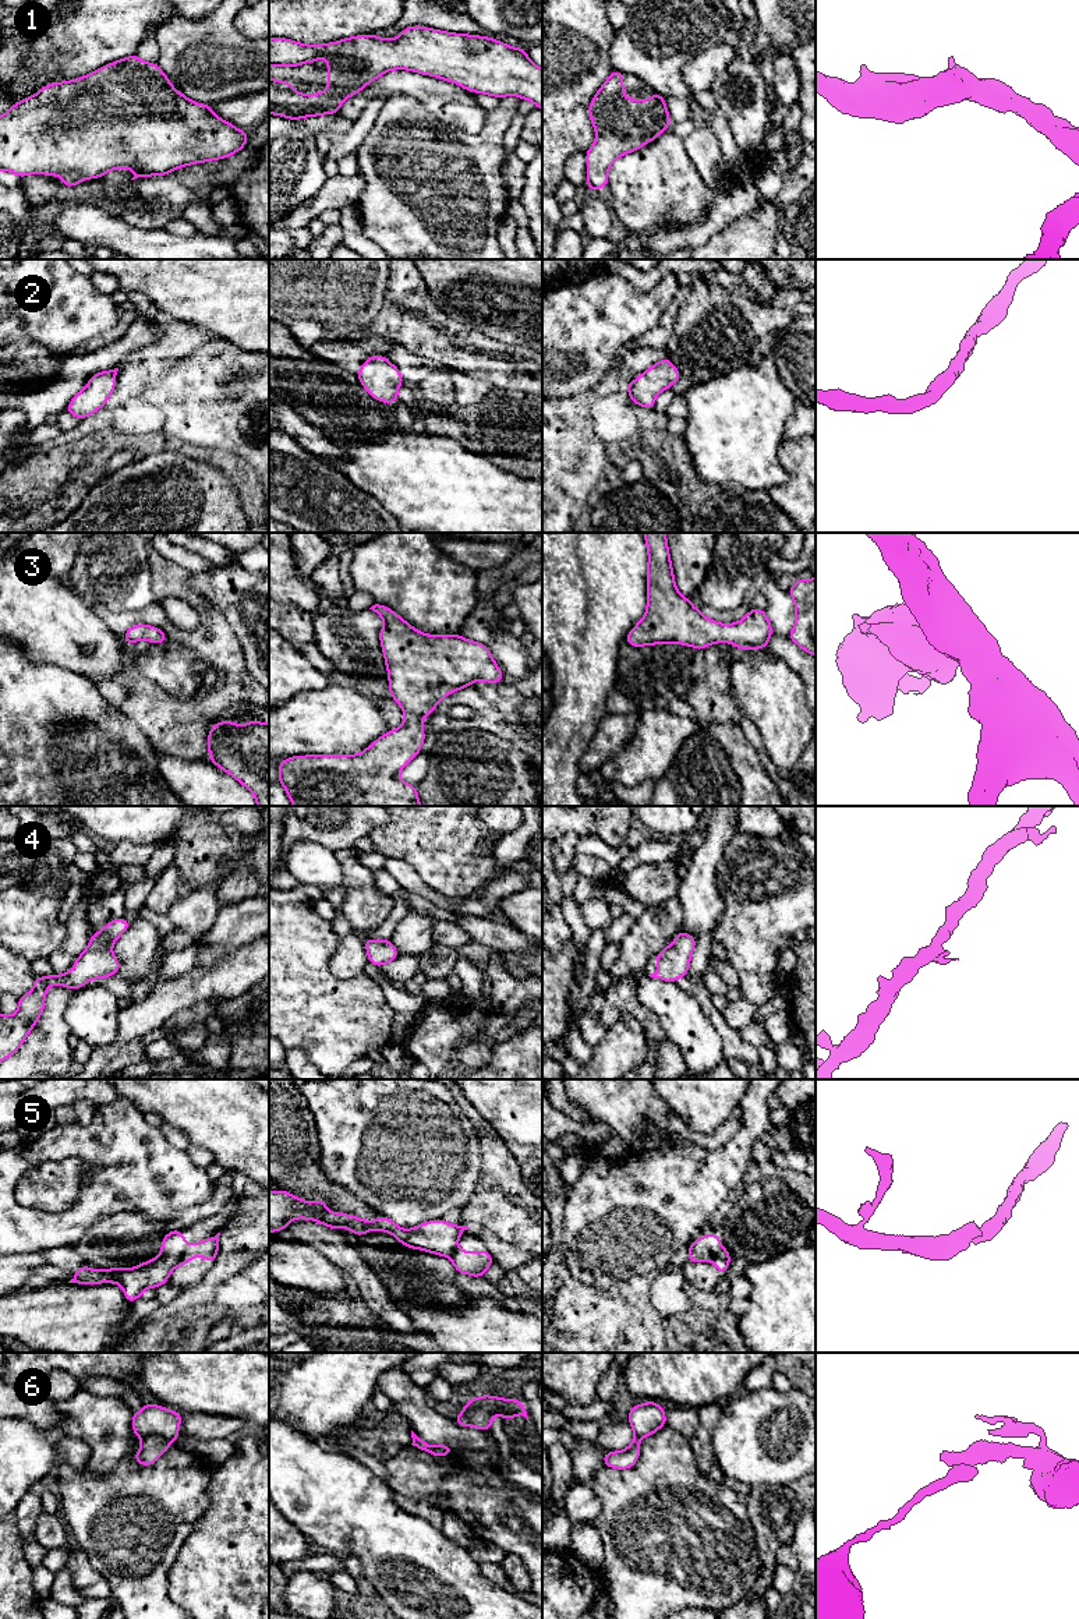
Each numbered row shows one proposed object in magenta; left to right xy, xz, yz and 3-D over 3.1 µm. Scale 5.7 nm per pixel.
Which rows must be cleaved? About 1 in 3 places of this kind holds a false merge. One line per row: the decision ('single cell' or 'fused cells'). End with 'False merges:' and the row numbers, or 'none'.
1: single cell
2: single cell
3: single cell
4: single cell
5: fused cells
6: fused cells
False merges: 5, 6

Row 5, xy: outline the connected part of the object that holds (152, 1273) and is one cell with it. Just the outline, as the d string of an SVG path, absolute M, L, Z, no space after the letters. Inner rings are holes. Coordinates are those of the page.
M174 1229L162 1240L162 1252L152 1261L142 1262L139 1266L128 1269L98 1269L91 1270L88 1263L75 1270L75 1277L68 1283L98 1284L117 1283L123 1287L128 1302L142 1297L145 1289L156 1289L164 1284L171 1270L185 1251L187 1240L180 1230Z

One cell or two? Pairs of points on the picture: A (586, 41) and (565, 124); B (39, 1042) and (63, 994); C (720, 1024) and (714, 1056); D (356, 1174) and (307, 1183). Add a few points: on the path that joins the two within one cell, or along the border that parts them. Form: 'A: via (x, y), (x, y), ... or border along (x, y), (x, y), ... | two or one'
A: via (565, 62), (565, 103) | one
B: via (50, 1031), (55, 1006) | one
C: border along (700, 1007), (720, 1038), (725, 1060) | two
D: border along (319, 1148), (321, 1169), (357, 1198) | two

